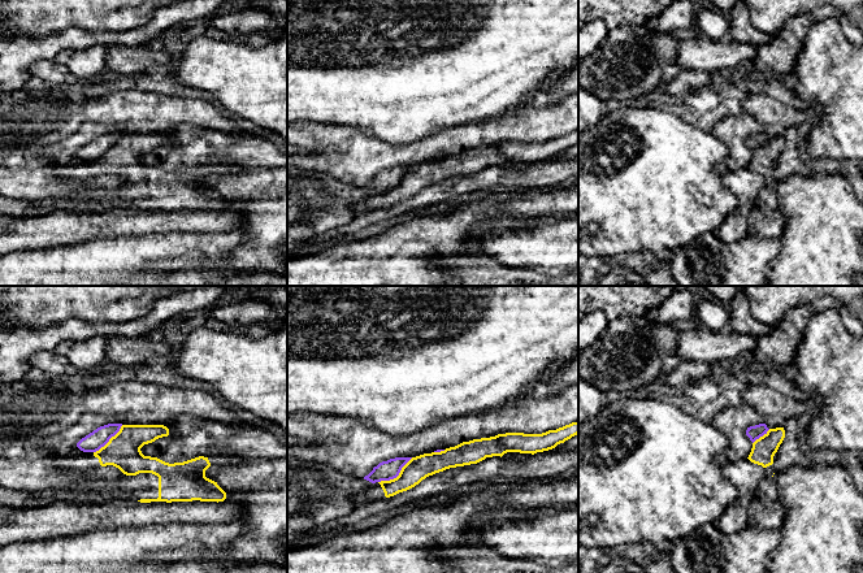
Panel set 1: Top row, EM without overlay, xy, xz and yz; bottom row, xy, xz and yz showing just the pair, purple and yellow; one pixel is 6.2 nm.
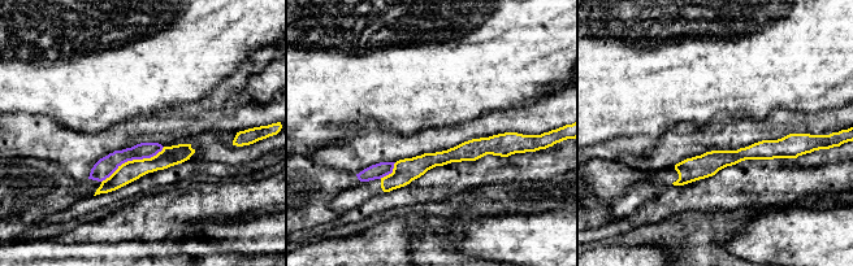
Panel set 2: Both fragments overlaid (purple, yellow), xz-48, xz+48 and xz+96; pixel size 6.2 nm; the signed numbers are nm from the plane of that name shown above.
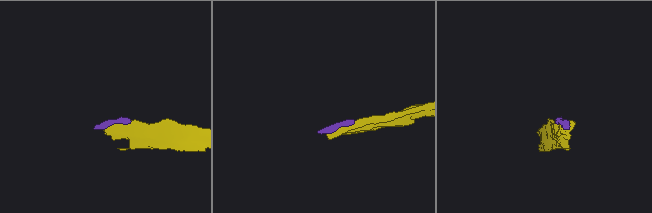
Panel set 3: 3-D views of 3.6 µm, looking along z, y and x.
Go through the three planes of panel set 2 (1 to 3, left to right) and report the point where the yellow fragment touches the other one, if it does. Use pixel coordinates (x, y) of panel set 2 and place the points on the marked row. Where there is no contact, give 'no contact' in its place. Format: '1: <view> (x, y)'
1: xz-48 (133, 158)
2: xz+48 (390, 173)
3: no contact

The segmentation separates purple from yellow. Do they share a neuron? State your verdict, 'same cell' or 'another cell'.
another cell

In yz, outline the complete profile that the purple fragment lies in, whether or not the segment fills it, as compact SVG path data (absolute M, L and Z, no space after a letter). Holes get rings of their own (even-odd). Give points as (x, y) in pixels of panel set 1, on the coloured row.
M759 424L755 426L750 426L746 430L746 435L750 438L750 440L754 443L756 439L767 434L769 429L767 427L766 424Z

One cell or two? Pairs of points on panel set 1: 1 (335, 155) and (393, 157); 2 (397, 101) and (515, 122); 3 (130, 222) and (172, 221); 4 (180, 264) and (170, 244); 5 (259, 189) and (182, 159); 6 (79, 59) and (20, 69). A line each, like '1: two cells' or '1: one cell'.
1: one cell
2: two cells
3: one cell
4: two cells
5: two cells
6: two cells

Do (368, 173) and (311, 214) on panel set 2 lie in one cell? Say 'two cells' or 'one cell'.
one cell

